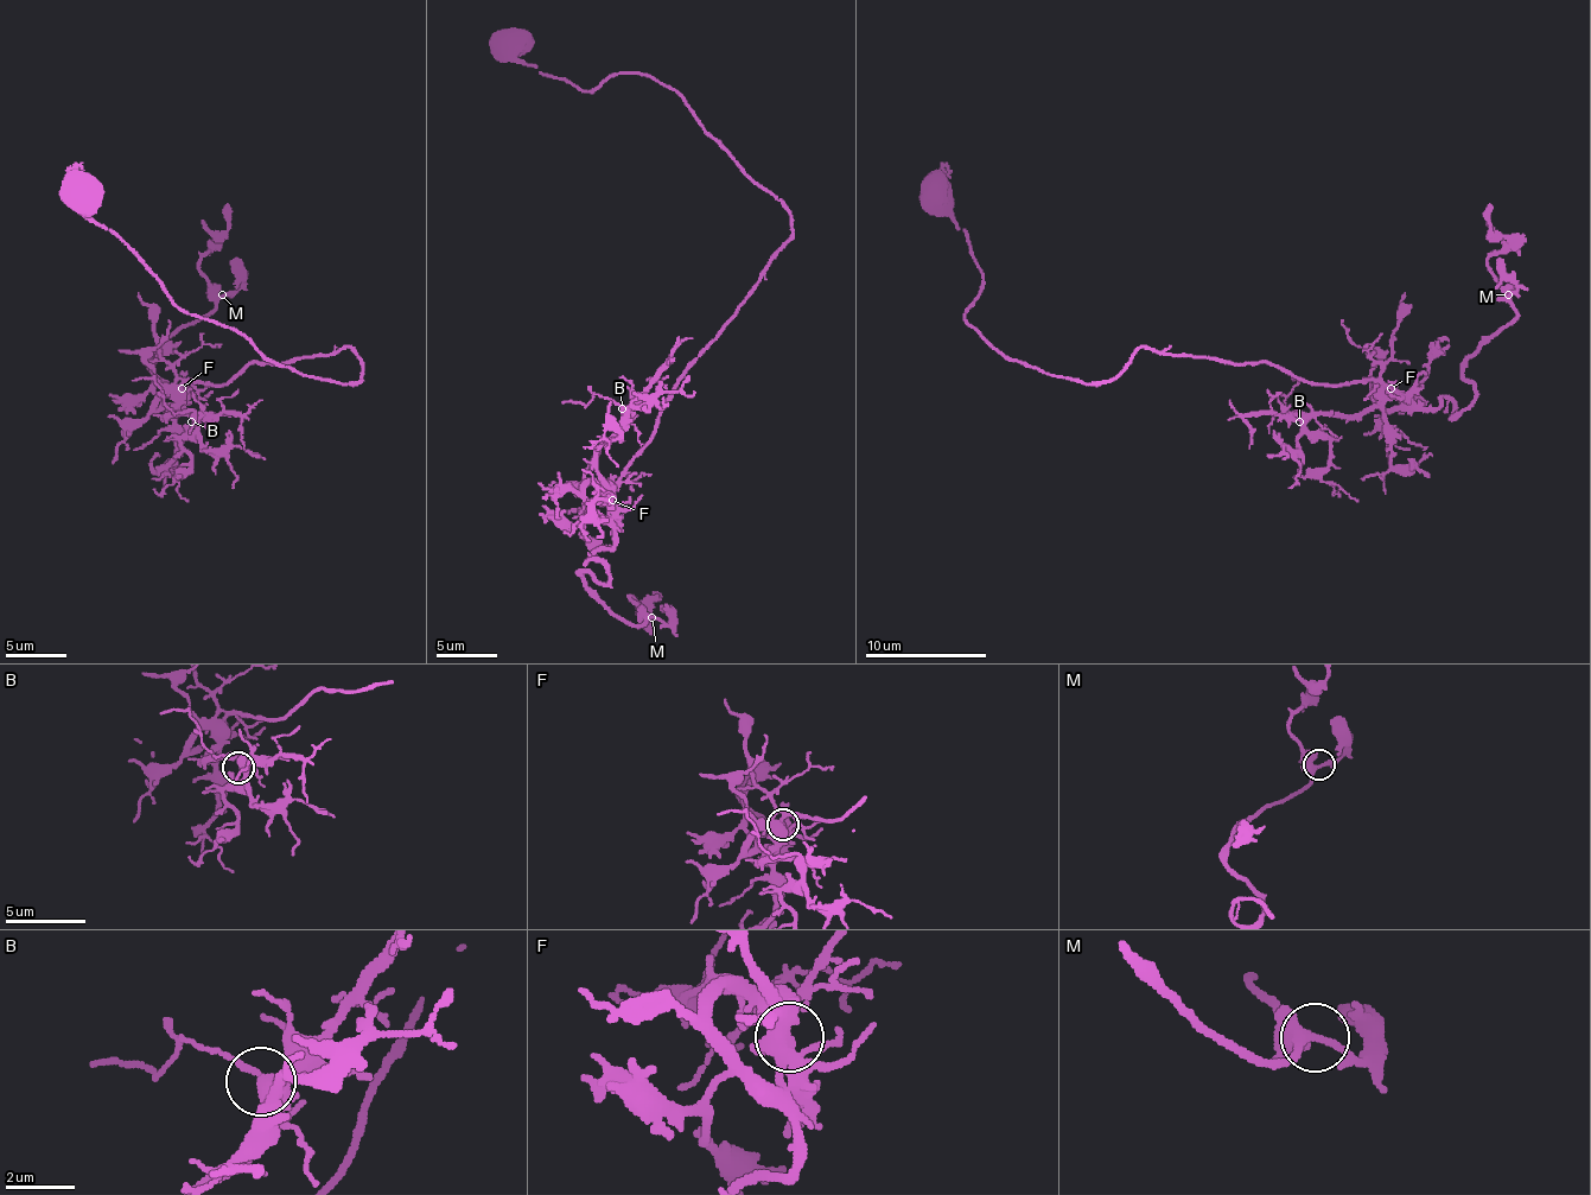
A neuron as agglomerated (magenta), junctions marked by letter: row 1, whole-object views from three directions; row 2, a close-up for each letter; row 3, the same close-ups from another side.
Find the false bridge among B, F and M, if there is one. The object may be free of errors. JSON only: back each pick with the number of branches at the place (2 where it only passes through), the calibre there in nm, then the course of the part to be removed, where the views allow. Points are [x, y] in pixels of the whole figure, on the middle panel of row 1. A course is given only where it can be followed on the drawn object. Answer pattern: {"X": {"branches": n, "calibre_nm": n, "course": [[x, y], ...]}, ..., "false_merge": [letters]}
{"false_merge": []}

